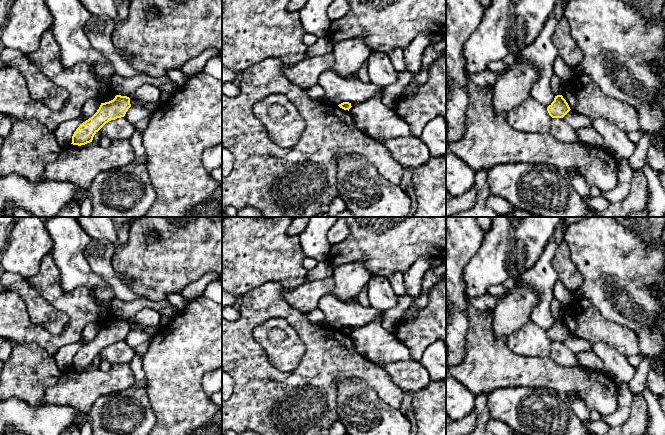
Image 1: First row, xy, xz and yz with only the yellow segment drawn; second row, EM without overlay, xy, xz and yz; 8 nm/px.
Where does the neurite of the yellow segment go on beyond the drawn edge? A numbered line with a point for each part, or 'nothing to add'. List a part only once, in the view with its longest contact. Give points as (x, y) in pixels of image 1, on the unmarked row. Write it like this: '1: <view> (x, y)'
nothing to add

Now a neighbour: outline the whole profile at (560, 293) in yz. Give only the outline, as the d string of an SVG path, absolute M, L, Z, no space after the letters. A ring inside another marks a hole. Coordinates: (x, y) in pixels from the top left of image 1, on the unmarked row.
M560 280L554 285L553 295L554 298L560 301L564 307L566 307L574 298Z

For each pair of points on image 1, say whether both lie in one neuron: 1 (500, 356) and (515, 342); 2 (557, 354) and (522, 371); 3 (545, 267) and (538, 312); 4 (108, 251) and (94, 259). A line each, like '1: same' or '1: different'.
1: different
2: different
3: same
4: same

